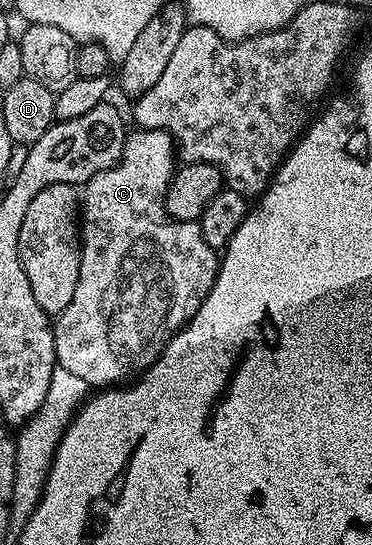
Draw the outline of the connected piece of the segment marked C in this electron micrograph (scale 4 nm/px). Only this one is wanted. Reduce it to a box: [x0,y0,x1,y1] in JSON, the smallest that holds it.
[53,129,219,389]

